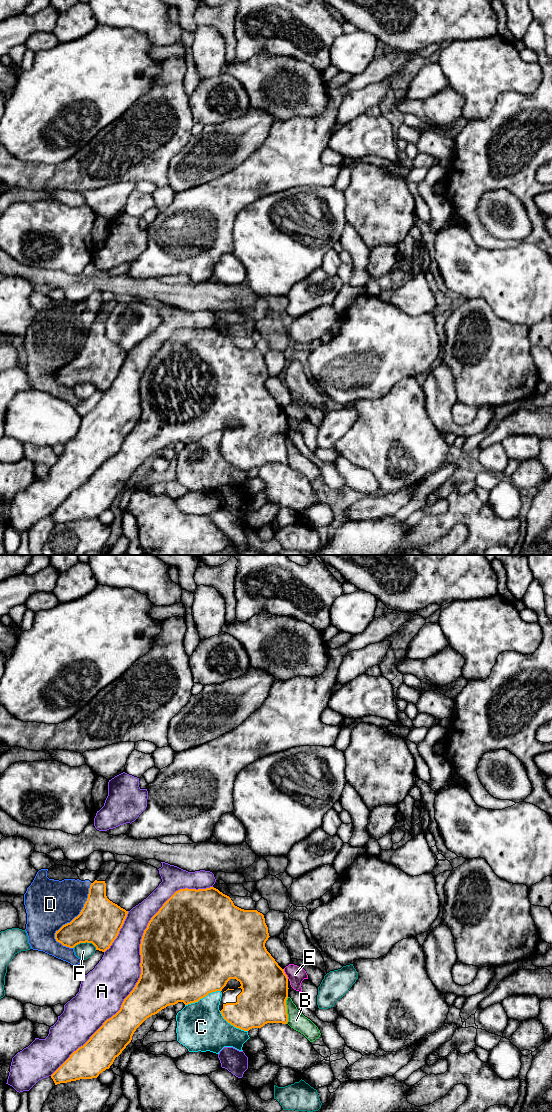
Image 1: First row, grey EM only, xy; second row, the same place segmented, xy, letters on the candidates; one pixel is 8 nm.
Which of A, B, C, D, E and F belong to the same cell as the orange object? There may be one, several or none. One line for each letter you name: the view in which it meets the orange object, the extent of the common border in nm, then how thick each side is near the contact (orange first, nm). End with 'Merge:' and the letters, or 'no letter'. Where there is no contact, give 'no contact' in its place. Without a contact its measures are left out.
Merge: no letter

